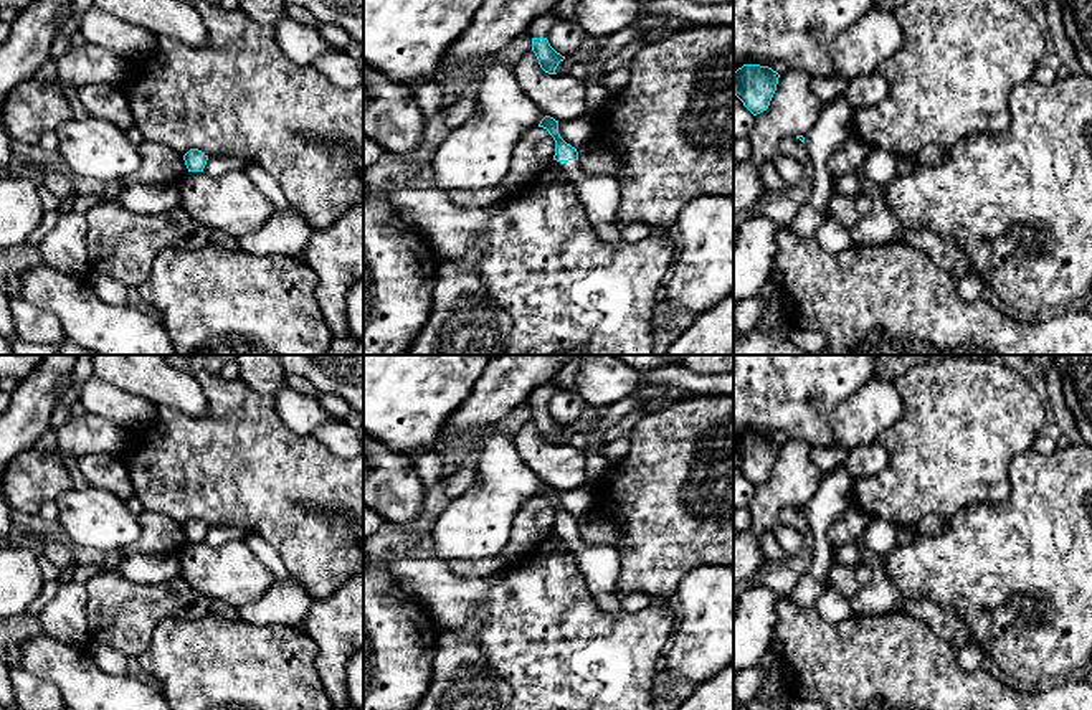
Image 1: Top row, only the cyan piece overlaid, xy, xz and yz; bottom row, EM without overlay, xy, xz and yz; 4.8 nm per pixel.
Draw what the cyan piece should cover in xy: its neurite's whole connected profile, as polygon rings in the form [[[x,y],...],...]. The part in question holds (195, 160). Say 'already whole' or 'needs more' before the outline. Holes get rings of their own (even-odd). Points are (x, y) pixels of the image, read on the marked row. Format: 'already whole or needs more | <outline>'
already whole | [[[190,149],[185,155],[183,155],[185,165],[188,168],[188,172],[203,172],[208,155],[205,155],[202,150],[198,149]]]

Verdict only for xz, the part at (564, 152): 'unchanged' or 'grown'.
grown

